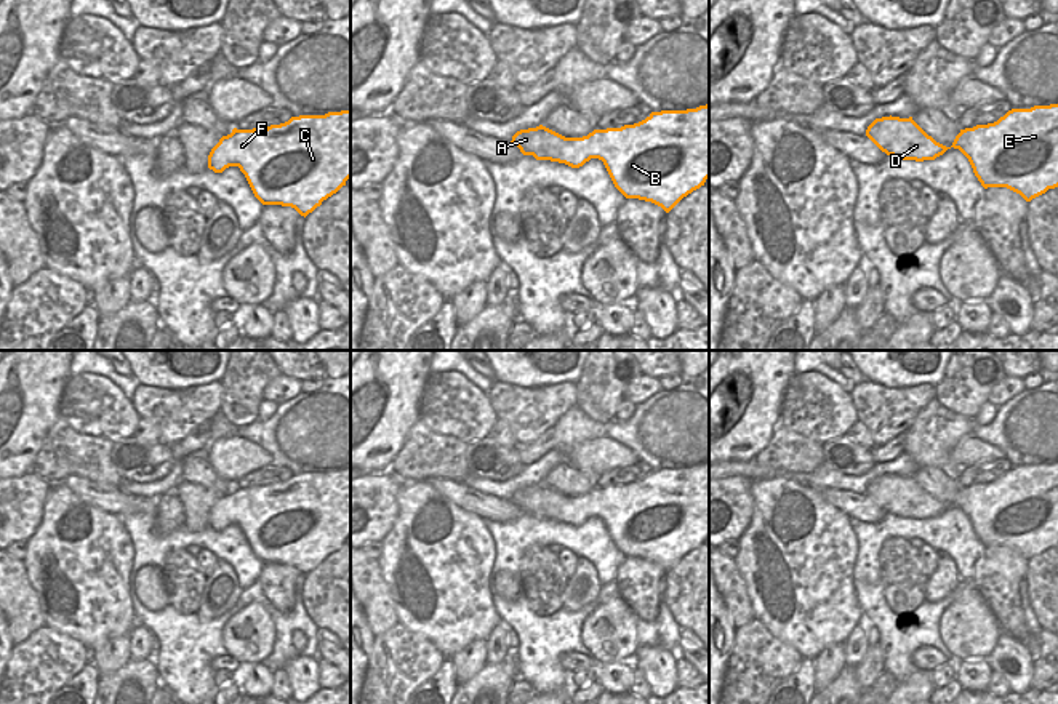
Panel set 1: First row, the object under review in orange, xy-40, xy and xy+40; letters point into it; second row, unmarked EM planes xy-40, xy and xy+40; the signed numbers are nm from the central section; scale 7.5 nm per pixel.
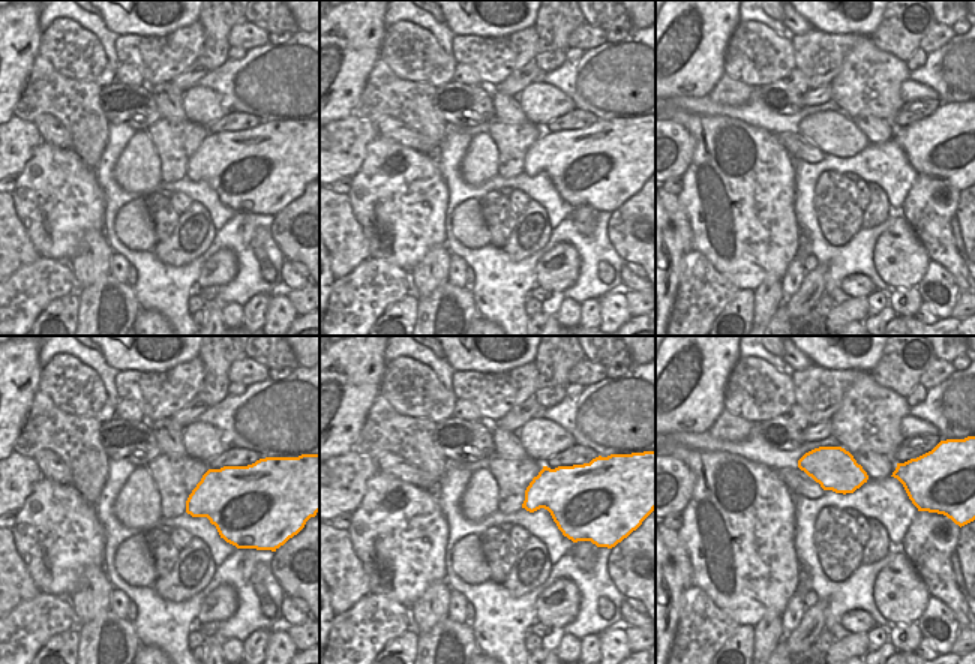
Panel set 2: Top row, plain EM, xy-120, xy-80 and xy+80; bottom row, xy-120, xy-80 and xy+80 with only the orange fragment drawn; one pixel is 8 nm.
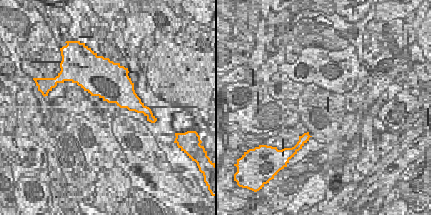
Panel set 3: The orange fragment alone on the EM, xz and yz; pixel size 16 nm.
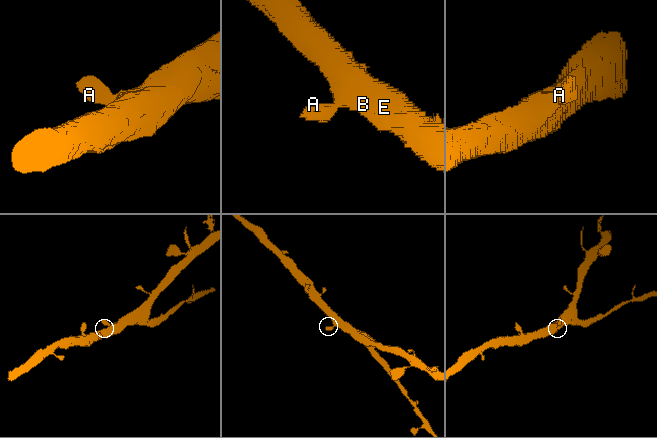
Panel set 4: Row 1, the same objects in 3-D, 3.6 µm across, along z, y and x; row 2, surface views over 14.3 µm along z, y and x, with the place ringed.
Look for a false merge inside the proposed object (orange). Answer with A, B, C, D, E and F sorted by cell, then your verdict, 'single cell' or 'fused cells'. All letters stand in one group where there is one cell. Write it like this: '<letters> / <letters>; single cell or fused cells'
A B C D E F; single cell

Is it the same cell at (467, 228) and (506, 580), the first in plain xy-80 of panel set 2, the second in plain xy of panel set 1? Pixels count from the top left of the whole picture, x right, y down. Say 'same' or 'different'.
same

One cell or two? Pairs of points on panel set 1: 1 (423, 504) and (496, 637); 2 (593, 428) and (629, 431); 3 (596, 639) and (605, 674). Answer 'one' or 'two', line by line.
1: two
2: two
3: two

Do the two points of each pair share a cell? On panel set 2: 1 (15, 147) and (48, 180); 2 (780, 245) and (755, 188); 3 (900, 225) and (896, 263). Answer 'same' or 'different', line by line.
1: different
2: same
3: same

